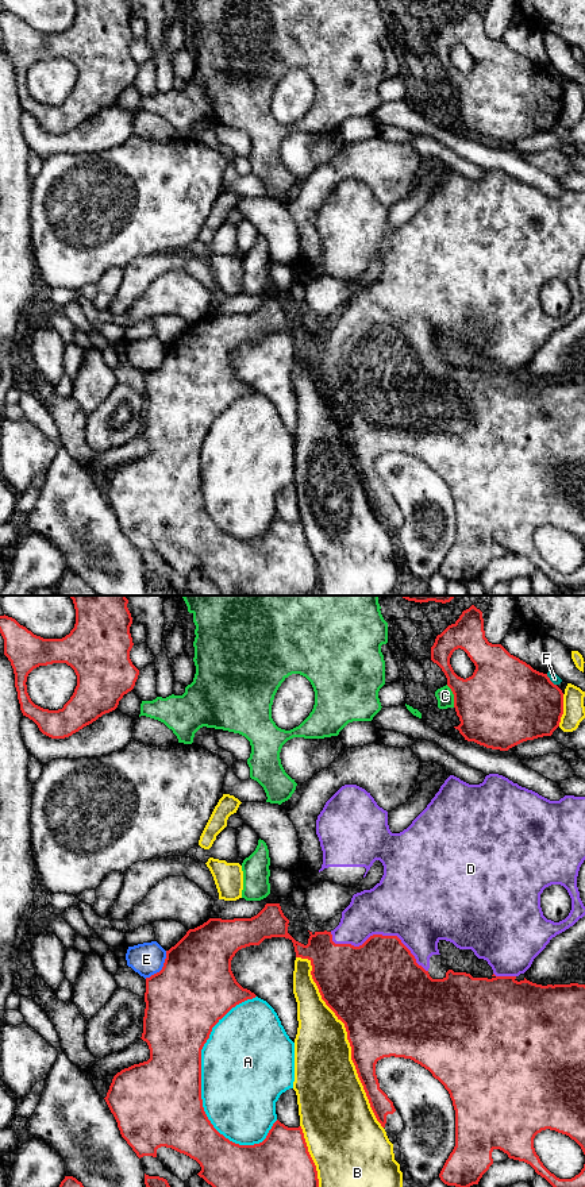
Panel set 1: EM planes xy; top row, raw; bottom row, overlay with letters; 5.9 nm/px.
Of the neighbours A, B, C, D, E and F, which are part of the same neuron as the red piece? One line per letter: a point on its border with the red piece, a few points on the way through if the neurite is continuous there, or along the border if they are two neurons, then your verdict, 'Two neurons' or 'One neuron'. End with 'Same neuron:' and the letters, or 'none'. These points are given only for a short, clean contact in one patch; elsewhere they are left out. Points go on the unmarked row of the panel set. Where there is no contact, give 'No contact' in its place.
A: Touches red at xy (200, 463). Two neurons
B: Touches red at xy (347, 434). Two neurons
C: Touches red at xy (454, 91). Two neurons
D: Touches red at xy (378, 330). One neuron
E: Touches red at xy (162, 363). Two neurons
F: Touches red at xy (549, 74). Two neurons
Same neuron: D

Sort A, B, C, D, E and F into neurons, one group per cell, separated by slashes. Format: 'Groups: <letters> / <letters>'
Groups: A / B / C / D / E / F

